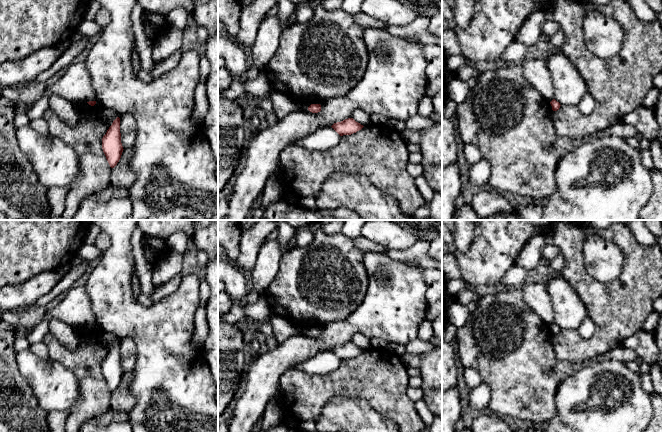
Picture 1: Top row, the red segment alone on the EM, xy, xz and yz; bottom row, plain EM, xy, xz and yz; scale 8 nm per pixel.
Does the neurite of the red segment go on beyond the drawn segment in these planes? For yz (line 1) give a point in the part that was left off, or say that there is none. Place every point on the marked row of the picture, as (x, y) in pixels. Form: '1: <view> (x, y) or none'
1: none

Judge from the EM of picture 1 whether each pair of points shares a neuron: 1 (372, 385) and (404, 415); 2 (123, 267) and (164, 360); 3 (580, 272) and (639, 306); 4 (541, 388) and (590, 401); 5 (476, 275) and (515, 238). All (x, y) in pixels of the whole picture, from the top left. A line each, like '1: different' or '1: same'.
1: same
2: same
3: same
4: different
5: same

